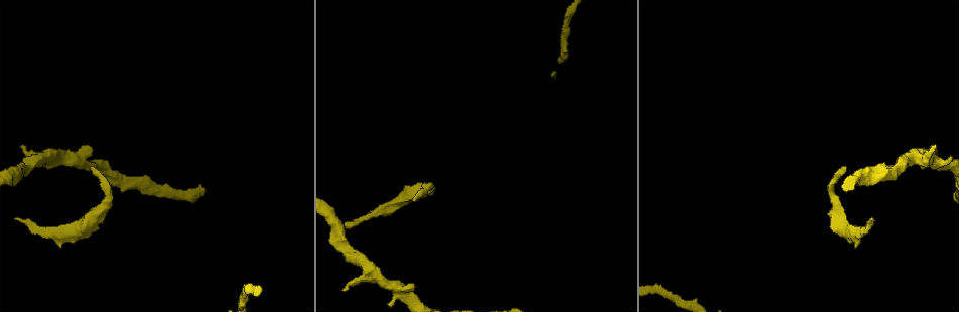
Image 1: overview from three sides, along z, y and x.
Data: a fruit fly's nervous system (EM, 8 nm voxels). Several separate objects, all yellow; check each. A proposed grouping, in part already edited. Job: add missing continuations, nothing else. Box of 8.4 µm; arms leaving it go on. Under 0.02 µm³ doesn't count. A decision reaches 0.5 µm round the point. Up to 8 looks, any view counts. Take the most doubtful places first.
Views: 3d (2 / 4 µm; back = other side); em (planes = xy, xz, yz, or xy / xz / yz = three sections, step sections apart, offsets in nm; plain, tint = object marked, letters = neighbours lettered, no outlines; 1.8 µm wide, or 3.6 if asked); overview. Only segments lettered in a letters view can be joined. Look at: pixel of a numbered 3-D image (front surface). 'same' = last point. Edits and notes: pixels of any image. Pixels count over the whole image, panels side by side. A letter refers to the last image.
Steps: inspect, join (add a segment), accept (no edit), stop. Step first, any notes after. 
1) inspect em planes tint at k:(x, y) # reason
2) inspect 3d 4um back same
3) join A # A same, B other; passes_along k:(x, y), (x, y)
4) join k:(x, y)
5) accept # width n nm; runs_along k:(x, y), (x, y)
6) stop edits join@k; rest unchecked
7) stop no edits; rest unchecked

inspect em planes tint at 1:(23, 146) # an open end

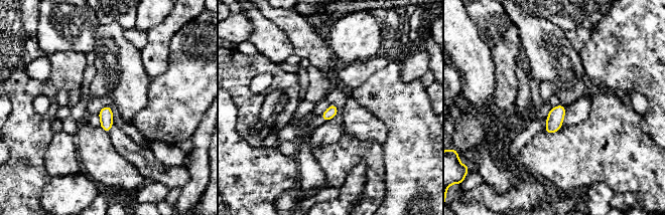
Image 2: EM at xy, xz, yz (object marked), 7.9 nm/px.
inspect em planes letters same

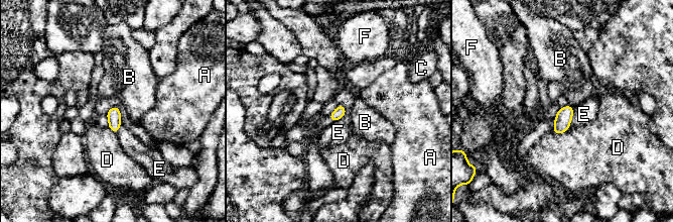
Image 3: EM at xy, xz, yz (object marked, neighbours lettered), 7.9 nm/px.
accept # A other, B other, C other, D other, E other, F other; none of them fits

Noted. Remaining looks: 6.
inspect 3d 4um at 1:(845, 169)

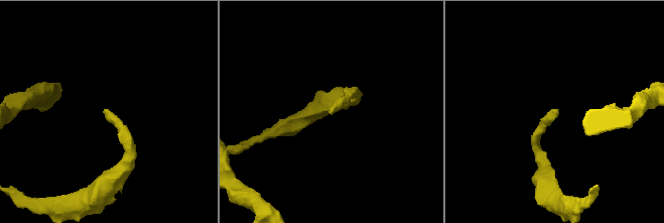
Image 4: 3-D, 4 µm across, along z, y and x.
inspect em planes letters at 4:(557, 110)

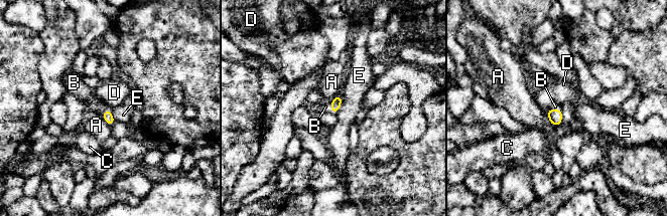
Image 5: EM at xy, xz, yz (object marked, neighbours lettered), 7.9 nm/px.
join 5:(325, 106) # A other, B same, C other, D other, E other; passes_along 5:(336, 102), (331, 108), (325, 106); the neuron continues

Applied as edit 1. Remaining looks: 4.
inspect em yz step 8 letters at 1:(872, 218) # tapers out

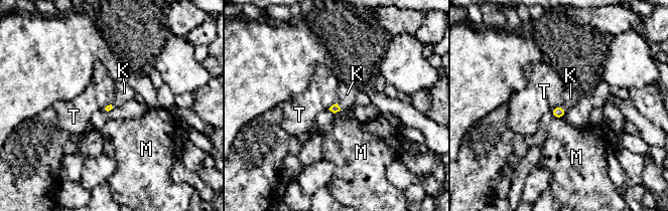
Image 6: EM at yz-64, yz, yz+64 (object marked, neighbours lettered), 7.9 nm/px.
inspect em planes letters same

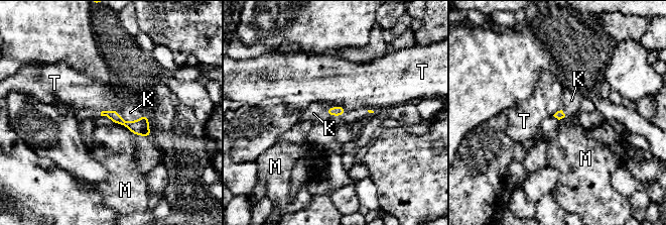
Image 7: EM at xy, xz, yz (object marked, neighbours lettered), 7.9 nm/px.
join 7:(130, 112) # longest_contact K 220 nm; K same, M other, T other; it goes on there

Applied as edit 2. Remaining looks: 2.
stop edits join@5, join@7; rest unchecked

